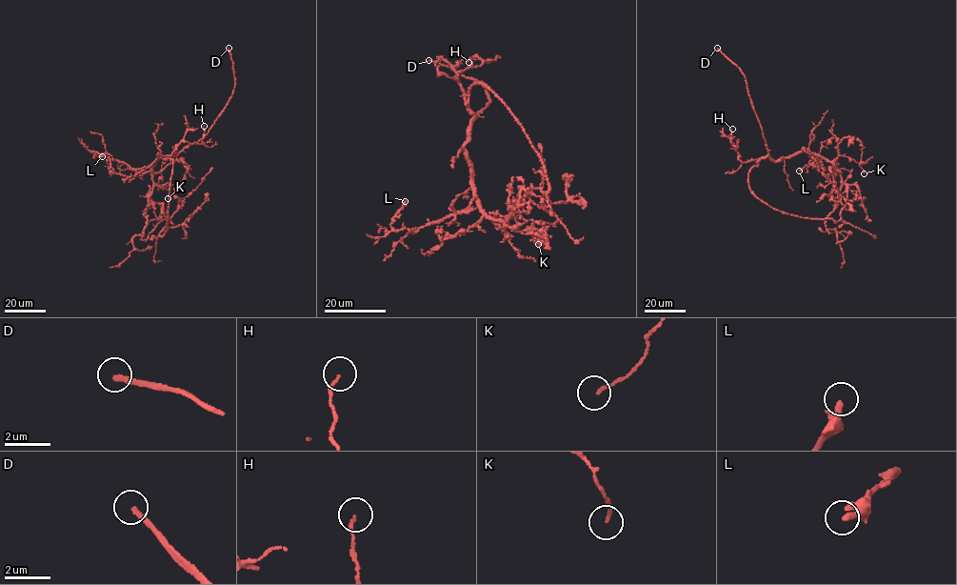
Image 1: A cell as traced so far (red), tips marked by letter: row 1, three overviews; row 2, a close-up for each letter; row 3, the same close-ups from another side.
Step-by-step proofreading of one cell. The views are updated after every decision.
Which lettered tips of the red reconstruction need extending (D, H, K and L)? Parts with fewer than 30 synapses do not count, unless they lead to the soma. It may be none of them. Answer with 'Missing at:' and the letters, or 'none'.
Missing at: D

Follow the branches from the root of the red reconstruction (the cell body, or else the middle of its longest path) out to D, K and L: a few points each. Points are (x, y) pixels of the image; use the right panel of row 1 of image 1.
D: (758, 165), (757, 161), (768, 153), (746, 77), (738, 66), (717, 48)
K: (758, 165), (767, 156), (777, 162), (806, 151), (832, 161), (840, 141), (849, 136), (861, 142), (864, 173)
L: (758, 165), (767, 156), (777, 162), (806, 151), (816, 155), (821, 167), (821, 160), (817, 167), (799, 171)

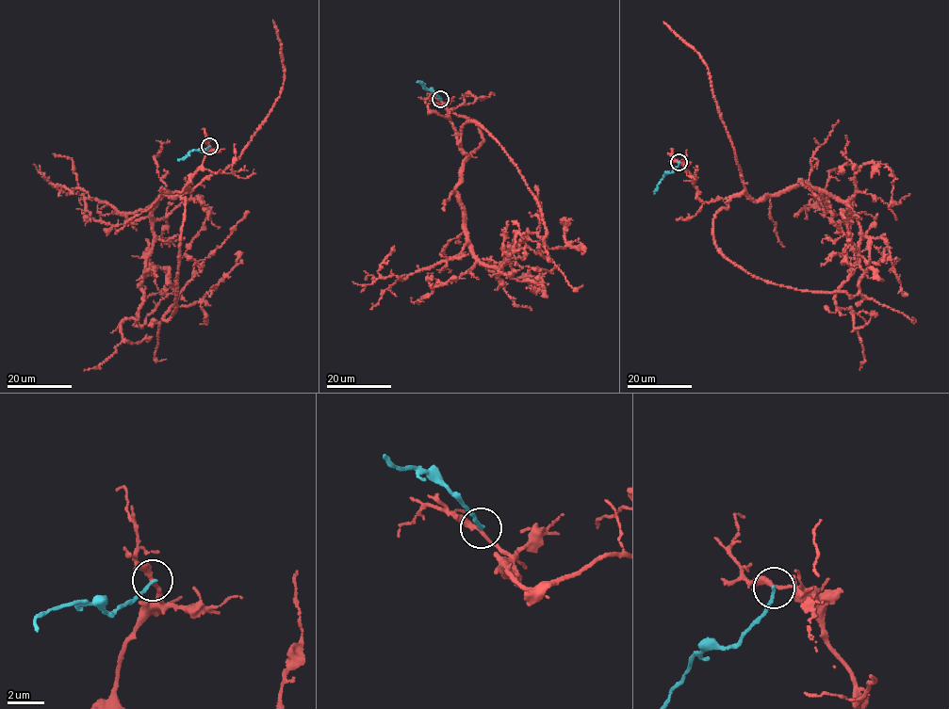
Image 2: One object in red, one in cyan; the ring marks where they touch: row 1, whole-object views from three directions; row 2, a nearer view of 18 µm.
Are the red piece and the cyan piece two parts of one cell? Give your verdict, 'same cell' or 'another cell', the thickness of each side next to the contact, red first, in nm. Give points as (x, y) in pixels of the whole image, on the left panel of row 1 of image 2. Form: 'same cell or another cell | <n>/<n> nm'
another cell | 240/160 nm

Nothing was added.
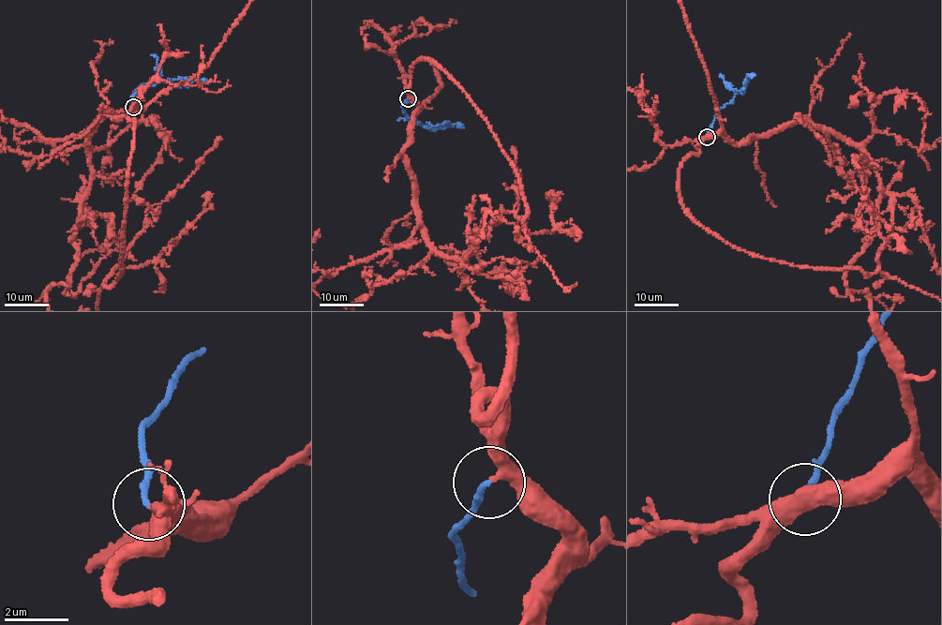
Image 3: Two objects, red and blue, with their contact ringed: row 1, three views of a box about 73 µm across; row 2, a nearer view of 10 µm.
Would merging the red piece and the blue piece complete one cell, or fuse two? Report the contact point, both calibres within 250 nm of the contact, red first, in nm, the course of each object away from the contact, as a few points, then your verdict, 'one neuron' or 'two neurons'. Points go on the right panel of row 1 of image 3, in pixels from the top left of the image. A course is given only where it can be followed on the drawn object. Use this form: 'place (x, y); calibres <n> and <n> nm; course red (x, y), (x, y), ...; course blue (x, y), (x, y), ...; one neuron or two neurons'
place (707, 137); calibres 360 and 190 nm; course red (707, 137), (679, 171), (680, 198), (695, 220), (763, 258), (872, 275), (884, 242), (879, 218), (796, 113); one neuron

